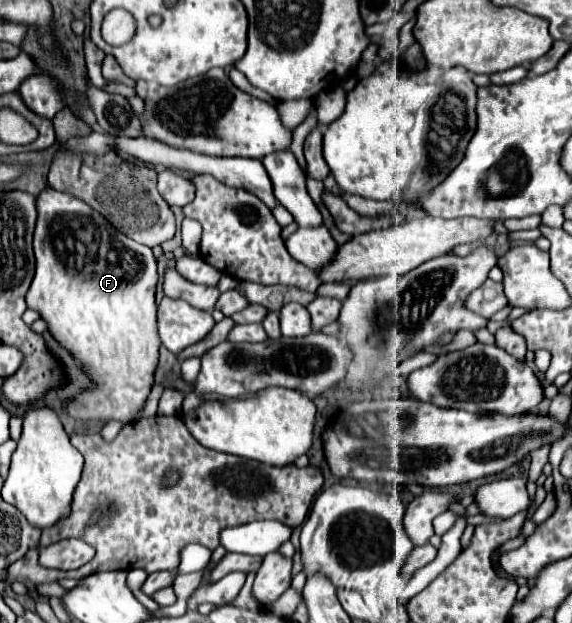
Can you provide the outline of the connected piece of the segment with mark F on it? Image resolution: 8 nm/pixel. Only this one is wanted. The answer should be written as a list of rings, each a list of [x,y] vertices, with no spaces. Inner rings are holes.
[[[44,188],[38,194],[34,254],[36,274],[26,294],[26,304],[40,314],[48,324],[48,332],[72,354],[94,384],[66,400],[62,404],[64,412],[76,420],[118,420],[122,424],[138,420],[154,386],[154,372],[162,346],[156,324],[156,286],[160,276],[152,248],[138,244],[112,228],[110,222],[86,202],[66,192]]]

